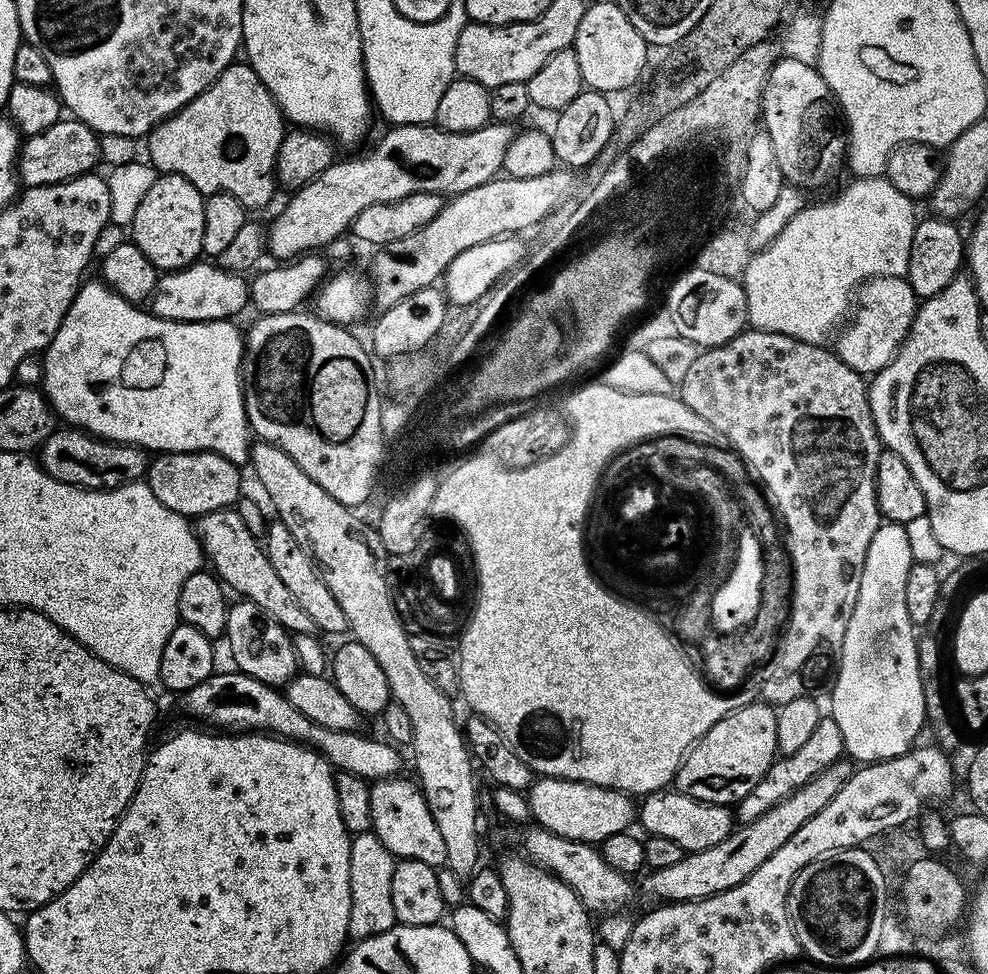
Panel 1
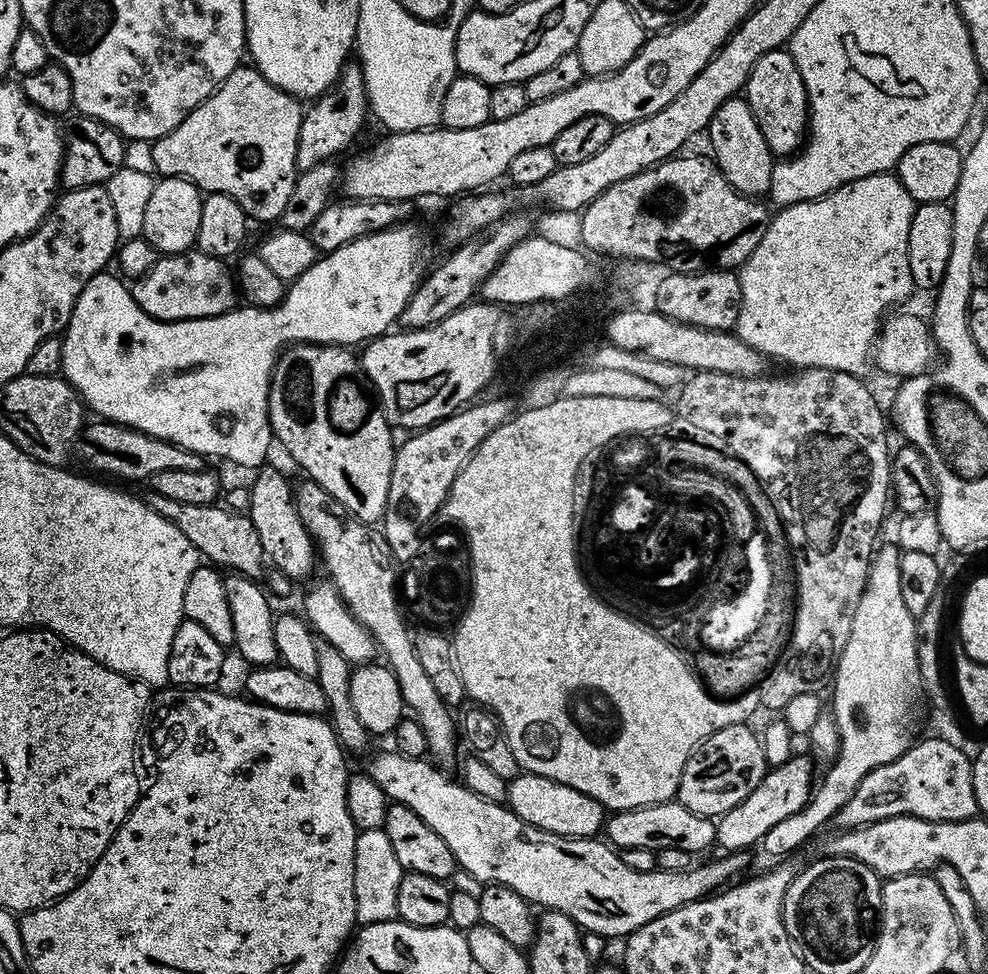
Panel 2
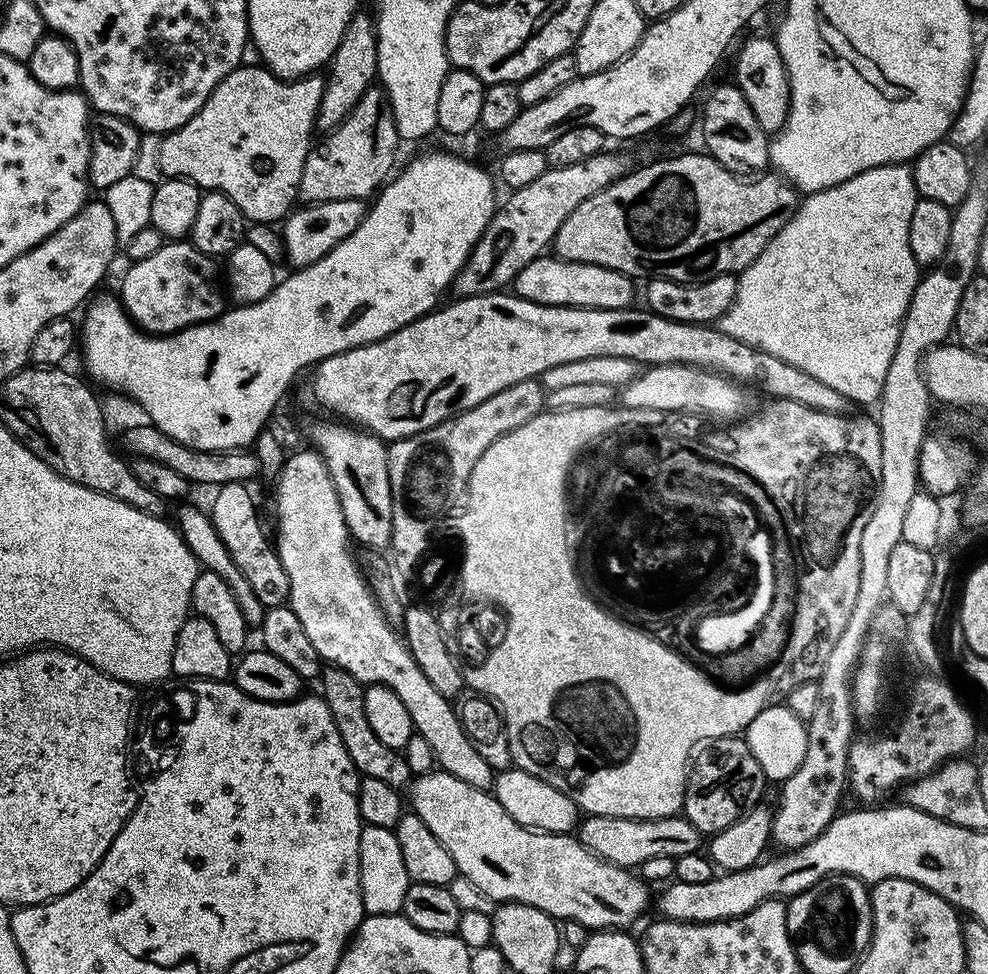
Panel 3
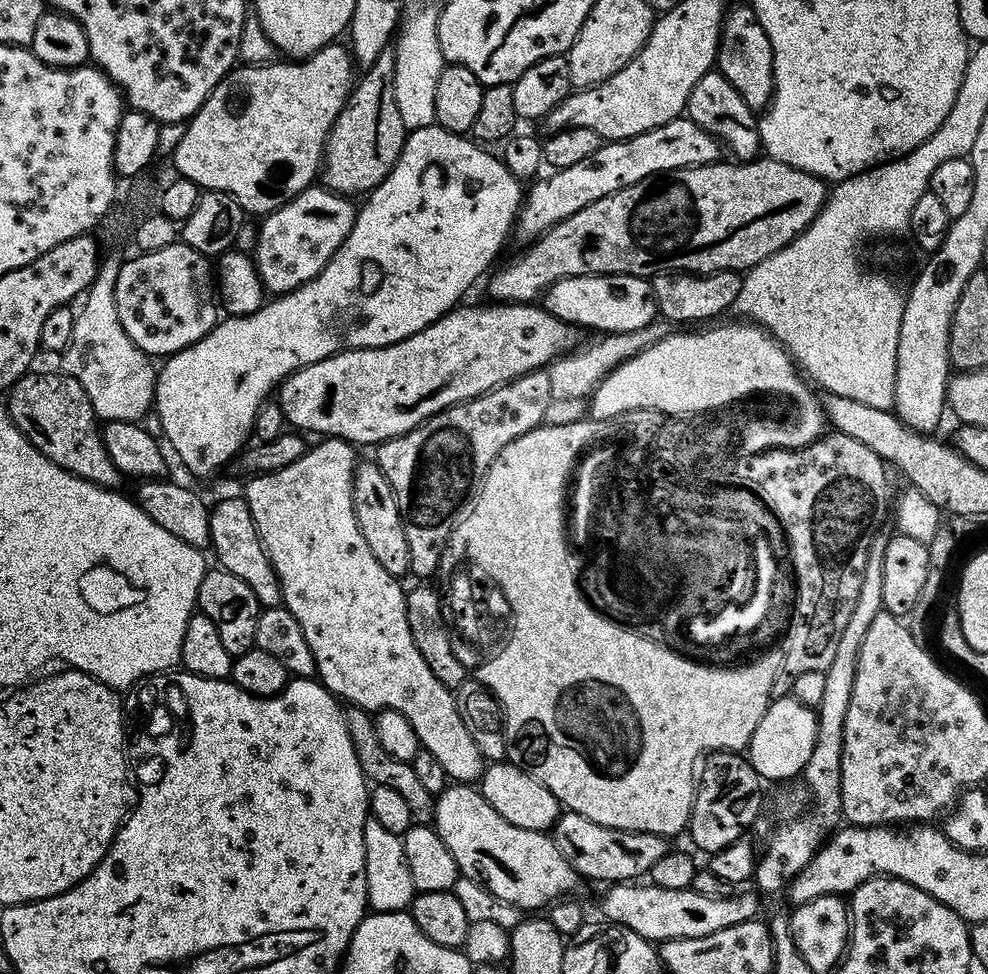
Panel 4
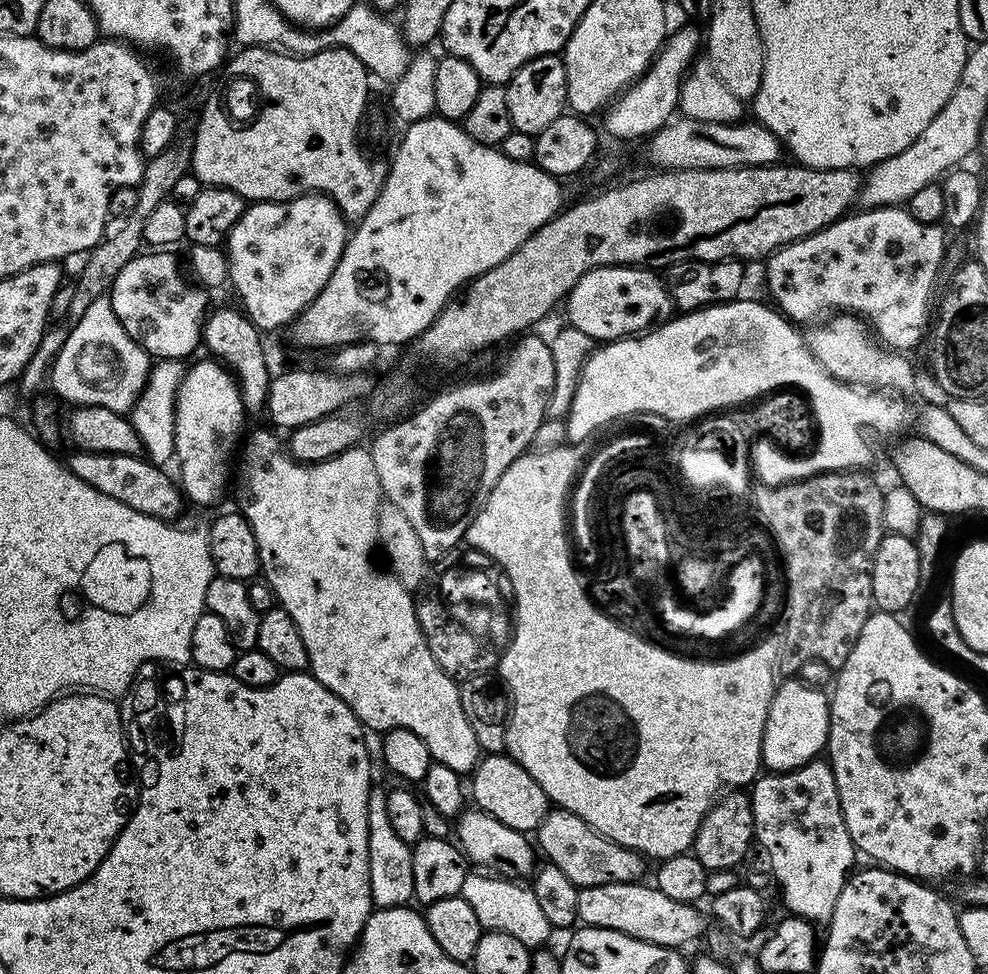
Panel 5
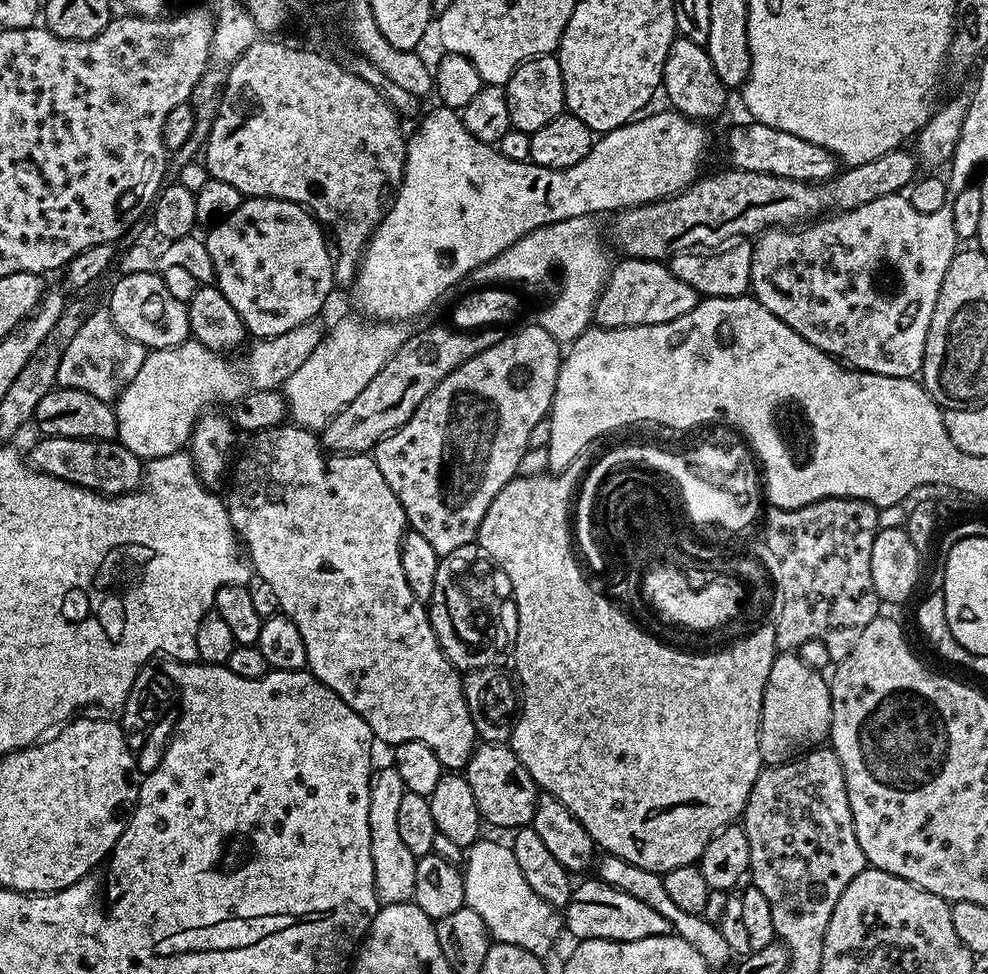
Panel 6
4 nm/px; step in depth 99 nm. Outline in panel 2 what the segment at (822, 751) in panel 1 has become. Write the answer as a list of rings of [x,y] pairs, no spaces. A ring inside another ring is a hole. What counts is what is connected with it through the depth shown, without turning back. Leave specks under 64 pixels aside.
[[[793,754],[786,762],[775,765],[750,794],[734,810],[726,810],[716,820],[716,844],[724,847],[725,853],[748,852],[752,847],[756,848],[763,837],[769,833],[778,822],[785,821],[791,815],[797,814],[809,800],[812,799],[814,781],[812,782],[811,755]]]

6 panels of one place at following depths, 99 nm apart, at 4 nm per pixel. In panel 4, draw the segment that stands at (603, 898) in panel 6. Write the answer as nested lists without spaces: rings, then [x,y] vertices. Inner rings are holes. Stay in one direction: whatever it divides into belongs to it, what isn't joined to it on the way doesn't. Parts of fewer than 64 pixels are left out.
[[[621,882],[609,887],[604,896],[603,919],[634,930],[634,934],[653,942],[670,938],[703,938],[705,934],[726,930],[726,926],[738,926],[738,922],[757,919],[759,912],[756,911],[760,908],[761,897],[755,891],[740,890],[730,896],[707,896],[698,894],[693,888],[662,890],[651,882],[645,882],[641,888],[636,886],[632,882]]]

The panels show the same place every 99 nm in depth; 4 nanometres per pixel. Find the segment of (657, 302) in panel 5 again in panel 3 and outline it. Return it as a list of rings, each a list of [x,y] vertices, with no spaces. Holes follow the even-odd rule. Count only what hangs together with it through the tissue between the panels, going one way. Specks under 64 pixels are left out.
[[[543,254],[530,261],[520,271],[514,281],[515,295],[521,296],[535,304],[546,306],[570,306],[571,308],[601,308],[602,310],[618,310],[629,307],[632,300],[633,277],[623,276],[602,266],[579,264],[569,260],[561,260],[552,254]]]

